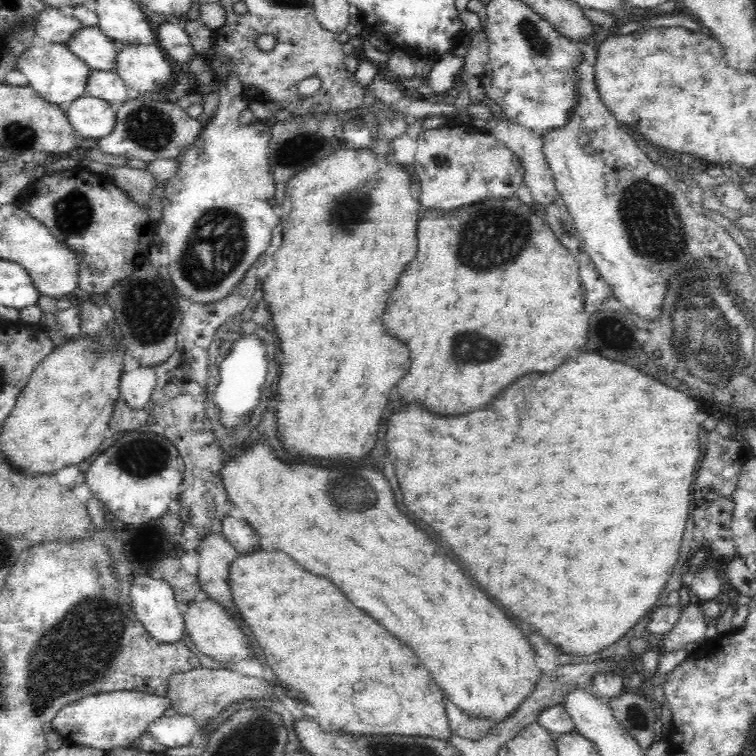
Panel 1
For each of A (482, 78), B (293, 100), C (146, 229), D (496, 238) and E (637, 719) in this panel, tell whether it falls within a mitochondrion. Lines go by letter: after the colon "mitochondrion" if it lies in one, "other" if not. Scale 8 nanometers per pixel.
A: other
B: other
C: other
D: mitochondrion
E: mitochondrion

